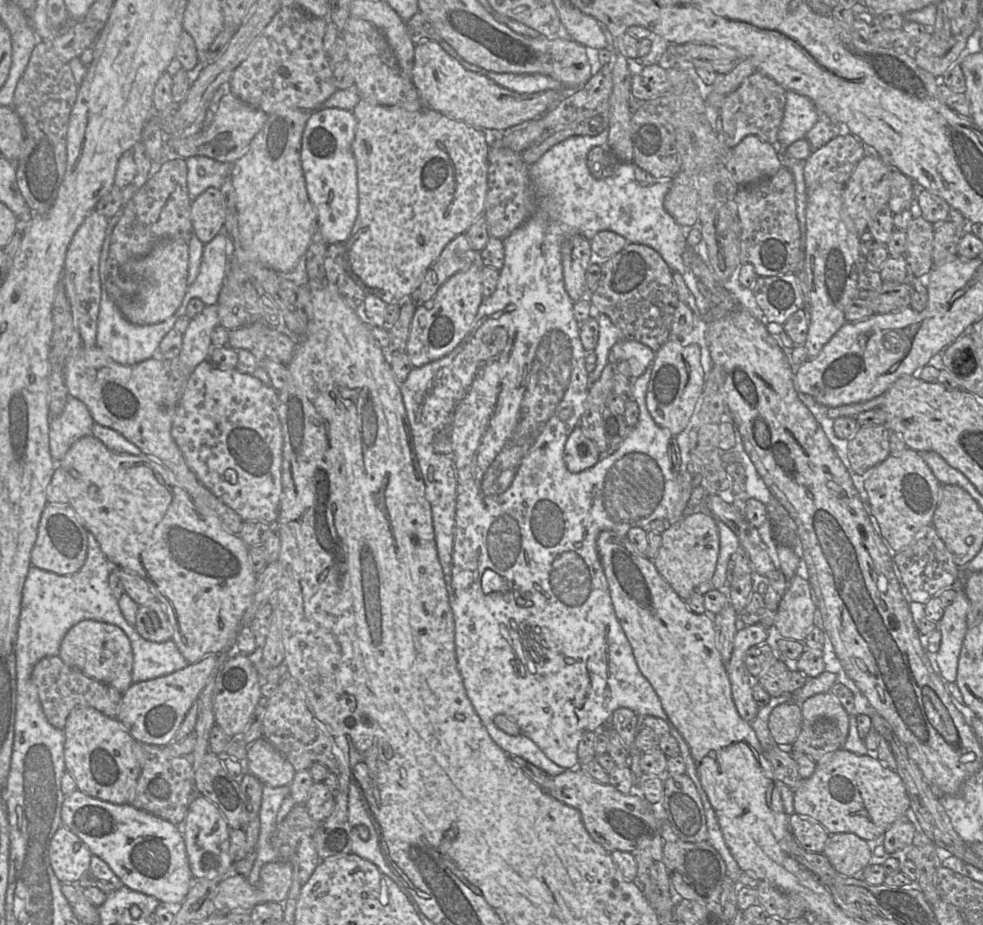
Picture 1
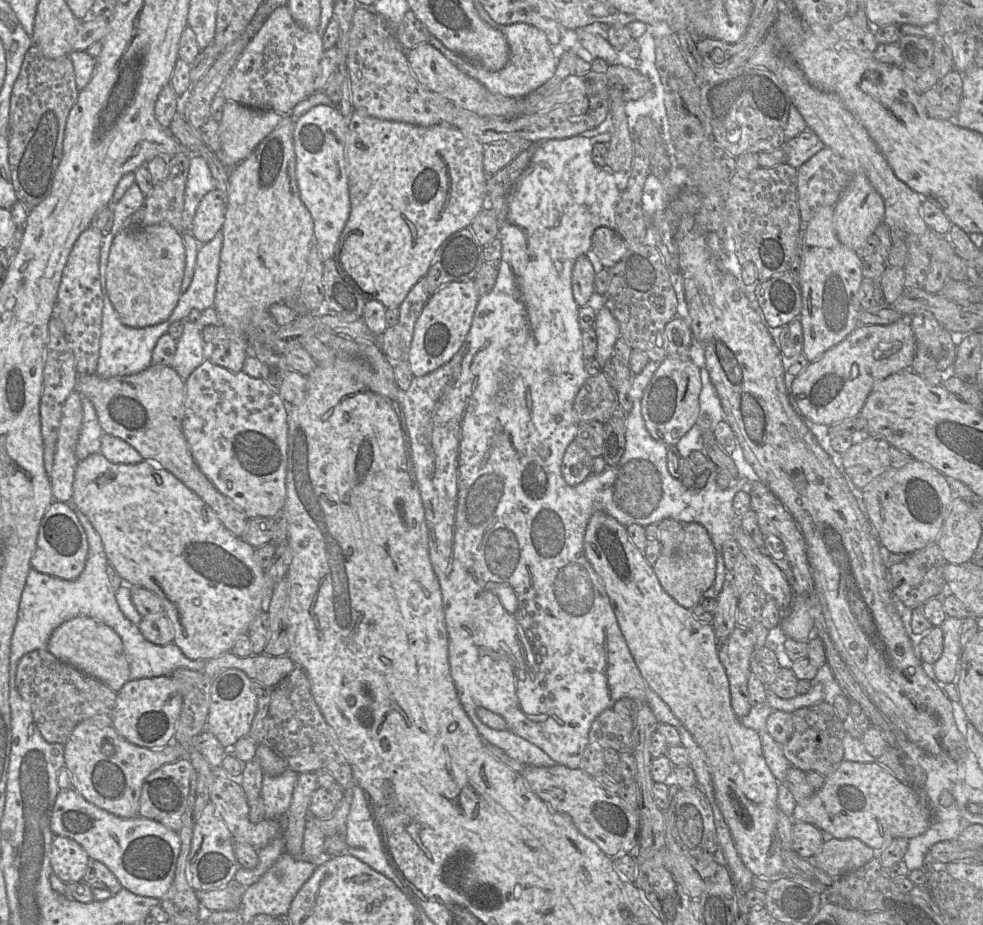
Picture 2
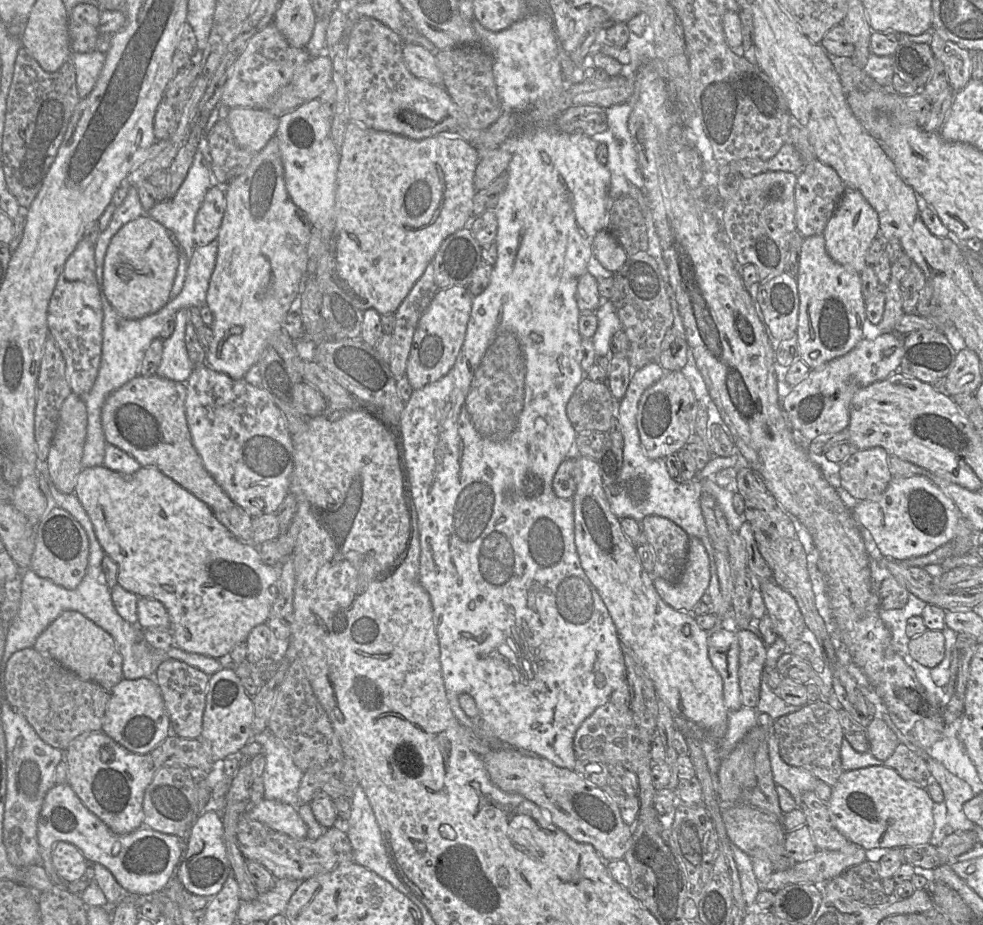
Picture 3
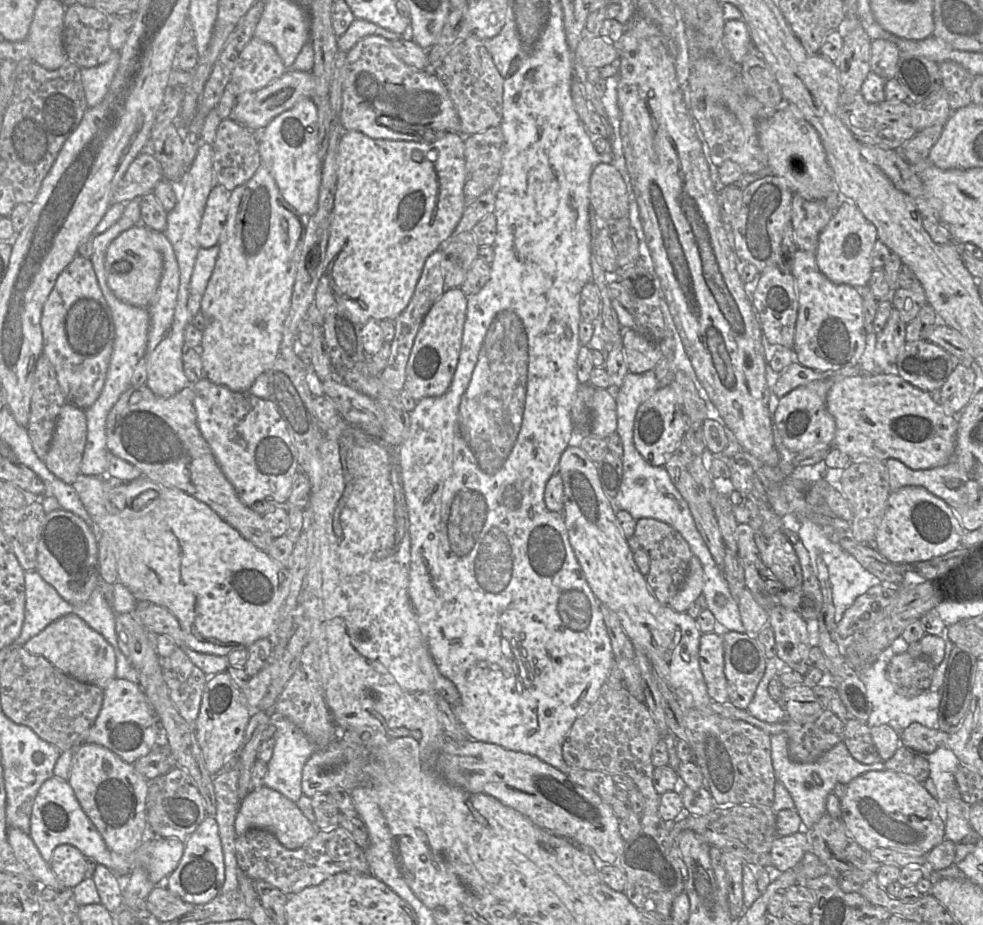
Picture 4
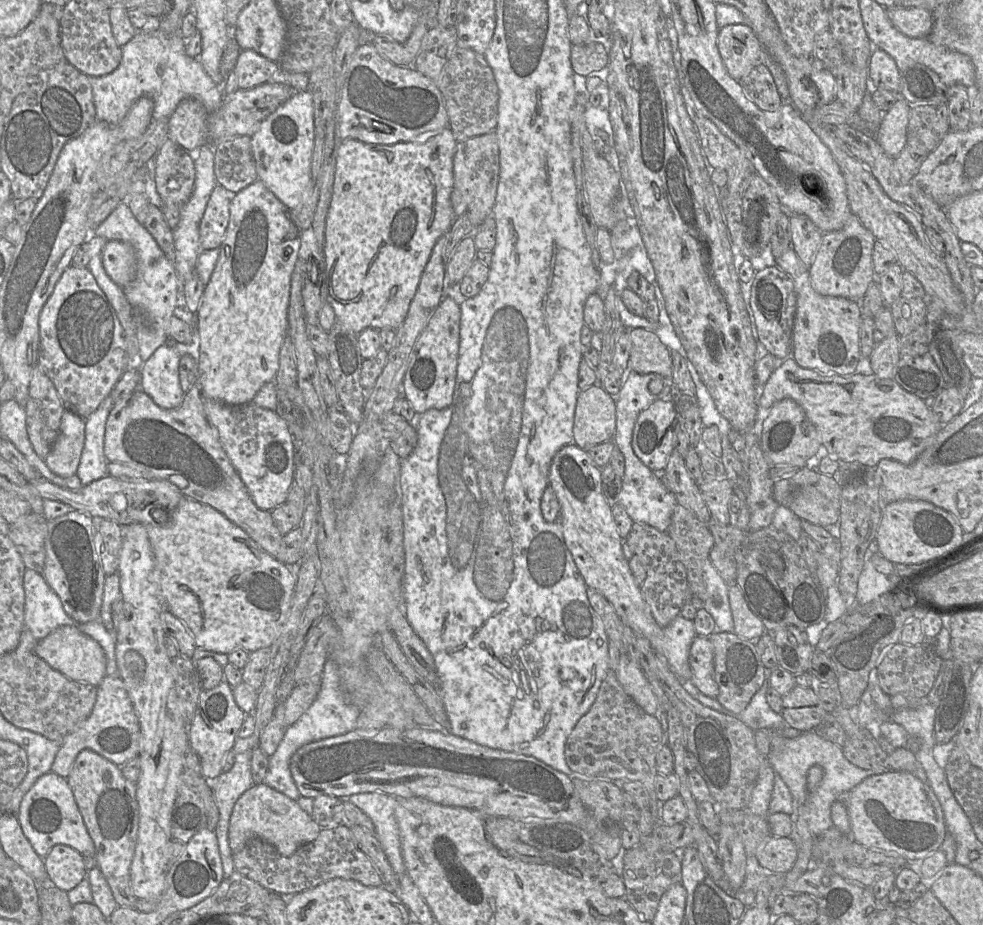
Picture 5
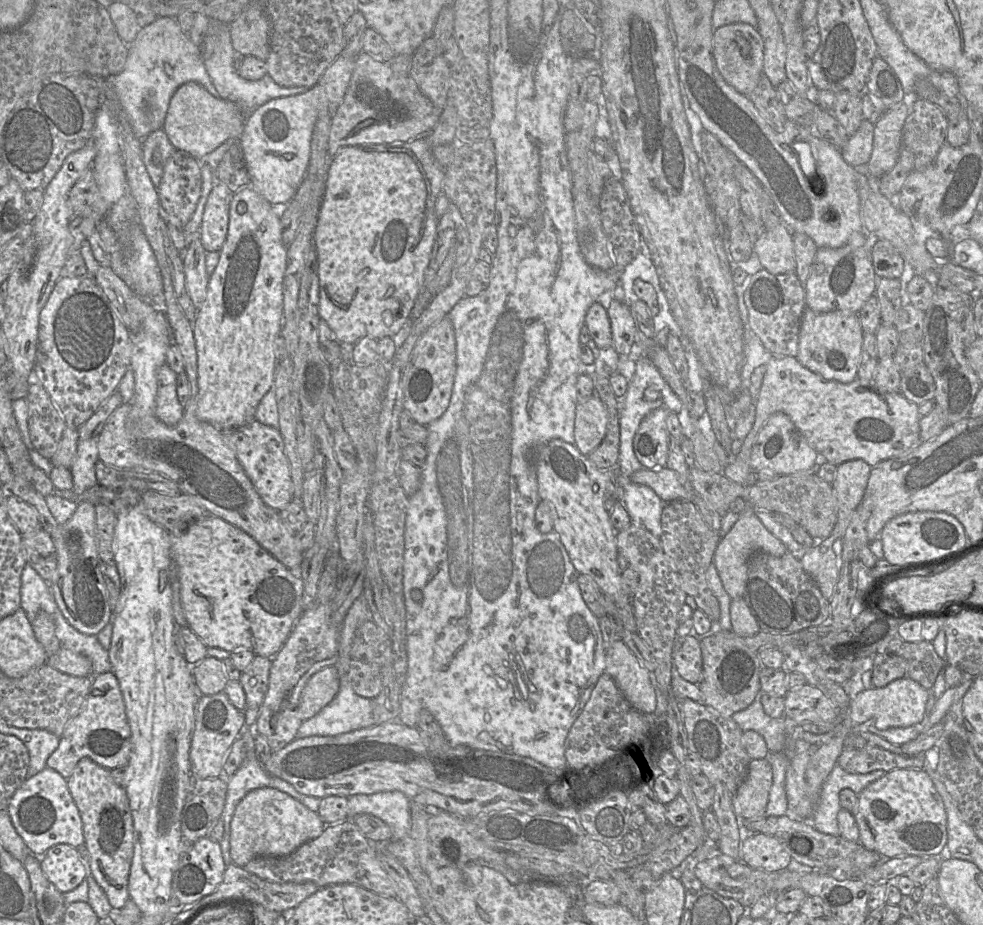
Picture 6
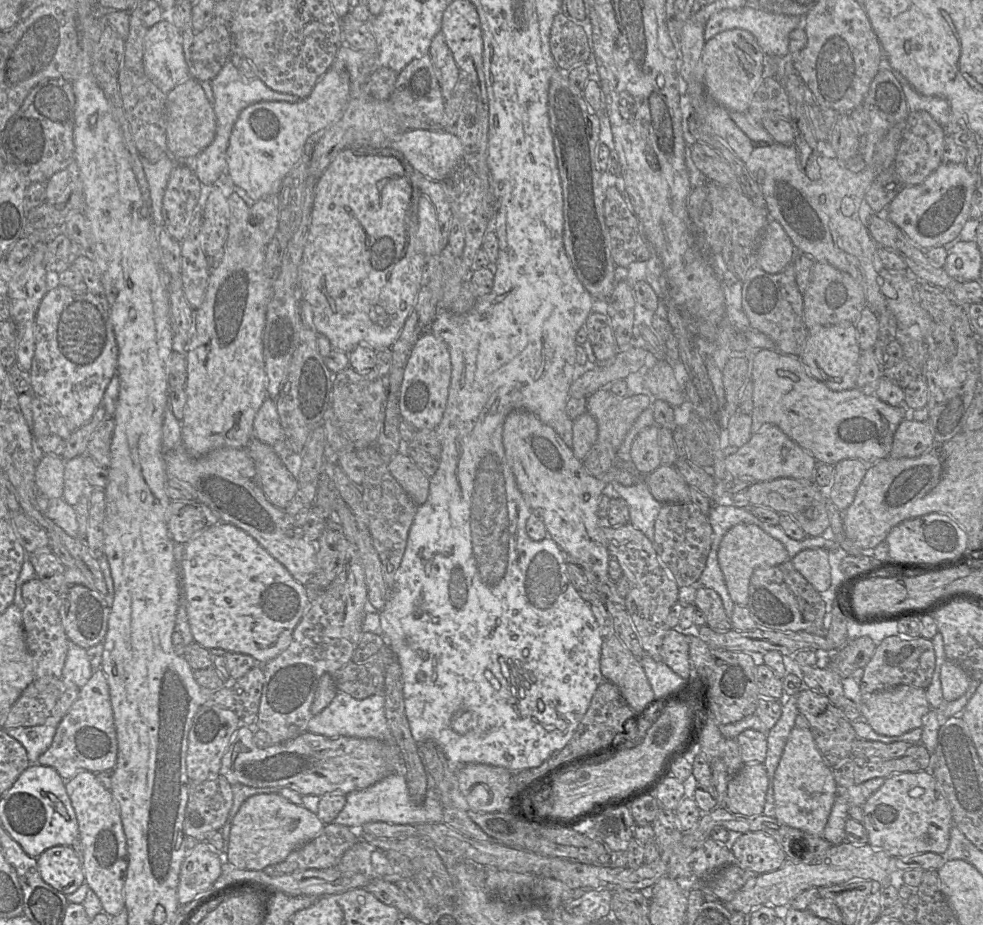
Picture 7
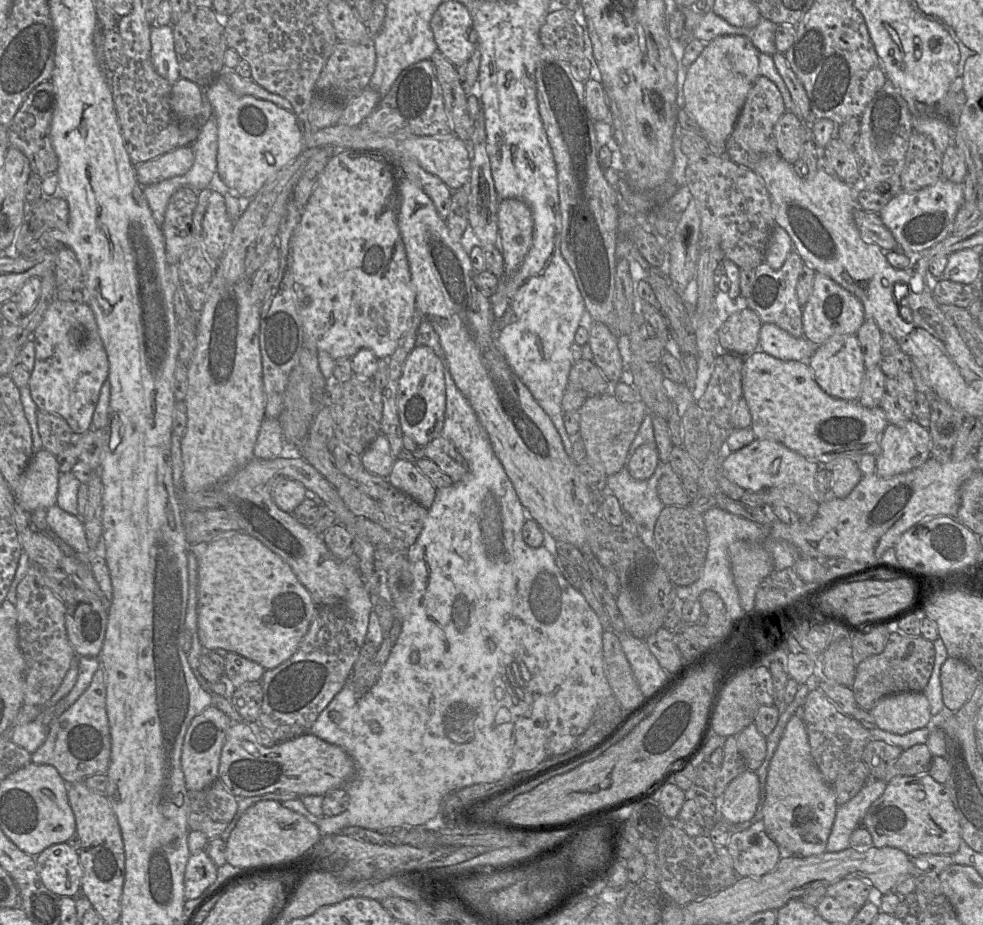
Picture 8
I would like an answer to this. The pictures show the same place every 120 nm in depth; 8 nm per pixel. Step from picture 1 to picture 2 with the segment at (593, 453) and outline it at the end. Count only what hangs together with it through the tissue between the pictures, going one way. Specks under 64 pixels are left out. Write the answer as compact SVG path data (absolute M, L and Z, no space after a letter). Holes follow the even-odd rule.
M576 441L567 447L561 466L563 479L569 486L577 486L592 473L593 458Z

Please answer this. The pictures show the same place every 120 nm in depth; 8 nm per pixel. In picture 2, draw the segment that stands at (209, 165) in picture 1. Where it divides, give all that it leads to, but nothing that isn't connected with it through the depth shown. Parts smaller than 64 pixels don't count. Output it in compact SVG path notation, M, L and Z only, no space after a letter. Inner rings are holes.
M191 155L182 212L185 230L191 232L191 225L200 201L205 194L214 189L216 189L215 182L205 160L198 155Z

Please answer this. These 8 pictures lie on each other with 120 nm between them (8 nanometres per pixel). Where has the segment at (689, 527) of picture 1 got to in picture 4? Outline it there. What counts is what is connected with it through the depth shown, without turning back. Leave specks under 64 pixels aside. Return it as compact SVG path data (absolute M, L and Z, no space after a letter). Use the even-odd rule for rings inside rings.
M696 556L689 562L688 573L681 590L674 596L668 606L676 612L685 613L695 603L703 590L703 567Z

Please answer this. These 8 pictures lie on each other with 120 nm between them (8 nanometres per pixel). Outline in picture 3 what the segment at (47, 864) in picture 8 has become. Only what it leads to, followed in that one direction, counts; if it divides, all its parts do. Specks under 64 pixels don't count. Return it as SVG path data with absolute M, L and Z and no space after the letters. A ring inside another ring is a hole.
M59 841L54 845L52 863L56 873L68 882L85 878L86 858L69 842Z

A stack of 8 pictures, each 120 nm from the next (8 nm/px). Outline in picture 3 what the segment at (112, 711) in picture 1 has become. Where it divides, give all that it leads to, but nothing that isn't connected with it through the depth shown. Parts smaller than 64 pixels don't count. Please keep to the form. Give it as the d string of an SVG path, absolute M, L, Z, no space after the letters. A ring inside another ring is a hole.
M33 647L16 651L9 658L3 671L2 685L3 696L12 709L28 721L45 743L64 751L64 758L65 750L76 737L102 728L110 692L95 682L82 680L75 673Z

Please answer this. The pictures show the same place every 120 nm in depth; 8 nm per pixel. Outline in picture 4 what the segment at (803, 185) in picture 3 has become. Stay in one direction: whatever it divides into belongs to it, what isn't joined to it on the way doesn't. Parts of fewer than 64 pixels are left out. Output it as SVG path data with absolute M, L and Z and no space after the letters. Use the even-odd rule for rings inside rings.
M838 190L818 200L807 200L794 194L791 223L799 249L816 252L820 234L839 208L842 199Z

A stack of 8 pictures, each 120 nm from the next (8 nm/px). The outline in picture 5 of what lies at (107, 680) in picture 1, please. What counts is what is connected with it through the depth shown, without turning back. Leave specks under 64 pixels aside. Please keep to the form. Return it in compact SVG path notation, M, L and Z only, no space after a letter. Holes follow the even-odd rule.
M61 626L39 640L33 653L43 659L51 668L71 680L98 686L106 676L106 656L102 647L91 637L73 626Z

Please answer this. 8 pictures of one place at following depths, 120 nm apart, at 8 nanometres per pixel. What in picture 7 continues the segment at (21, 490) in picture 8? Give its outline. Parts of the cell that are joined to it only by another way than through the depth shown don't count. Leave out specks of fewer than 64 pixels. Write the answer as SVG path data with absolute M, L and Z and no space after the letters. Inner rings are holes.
M45 454L36 464L35 485L48 500L62 498L65 460L61 456Z

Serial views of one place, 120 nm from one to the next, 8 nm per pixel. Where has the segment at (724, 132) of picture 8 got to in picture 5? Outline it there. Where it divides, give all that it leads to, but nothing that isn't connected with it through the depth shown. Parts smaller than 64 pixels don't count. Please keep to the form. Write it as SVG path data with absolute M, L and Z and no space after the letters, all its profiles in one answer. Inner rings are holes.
M730 24L719 28L717 46L729 75L742 80L757 64L763 63L763 46L749 24Z

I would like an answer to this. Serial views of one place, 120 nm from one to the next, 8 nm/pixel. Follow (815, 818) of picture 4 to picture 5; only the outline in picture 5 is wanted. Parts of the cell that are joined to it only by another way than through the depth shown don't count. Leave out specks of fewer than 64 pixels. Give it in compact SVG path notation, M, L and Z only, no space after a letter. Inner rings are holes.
M815 731L802 732L796 738L784 738L773 733L768 762L774 772L787 785L794 801L799 806L808 809L808 826L816 837L833 826L831 820L831 805L837 801L837 796L844 791L851 791L864 779L879 775L890 770L888 767L861 769L850 763L842 753L842 748L833 742L817 735ZM819 765L823 768L824 776L819 786L813 792L807 790L807 772L810 767Z

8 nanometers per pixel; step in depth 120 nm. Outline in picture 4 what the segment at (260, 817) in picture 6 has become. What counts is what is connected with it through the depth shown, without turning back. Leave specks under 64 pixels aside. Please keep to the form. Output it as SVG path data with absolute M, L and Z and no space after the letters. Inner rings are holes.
M265 785L249 792L239 805L234 823L236 837L241 836L252 828L261 828L270 831L287 849L297 849L303 846L318 831L303 815L296 803L280 792Z

